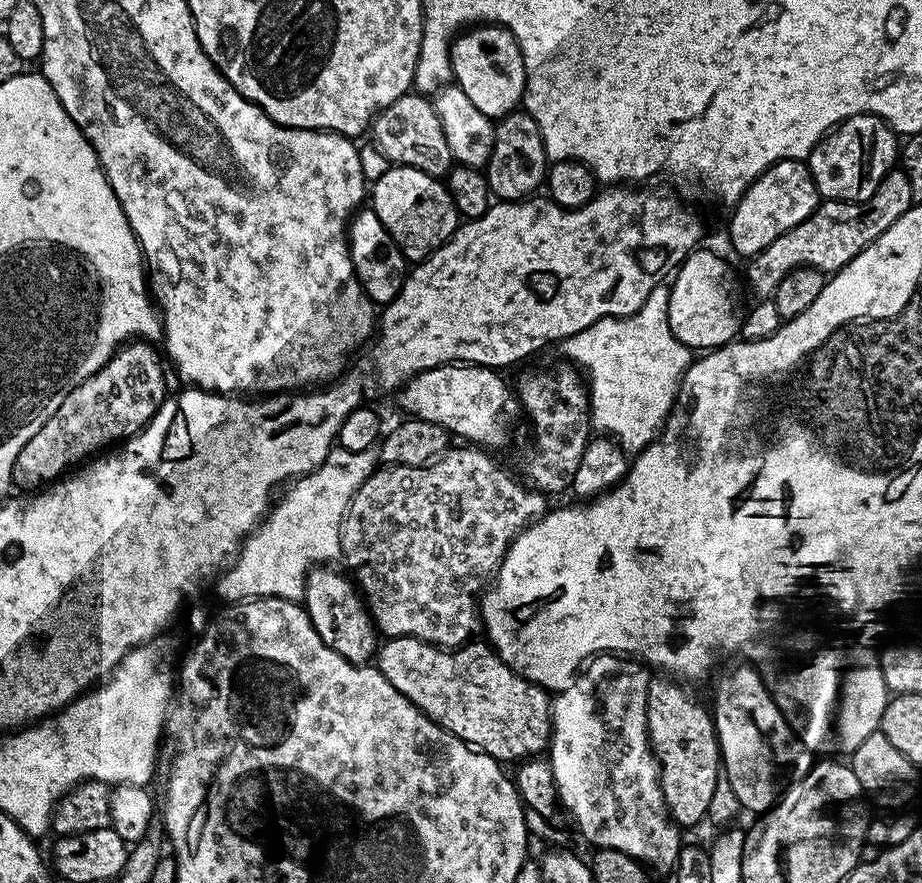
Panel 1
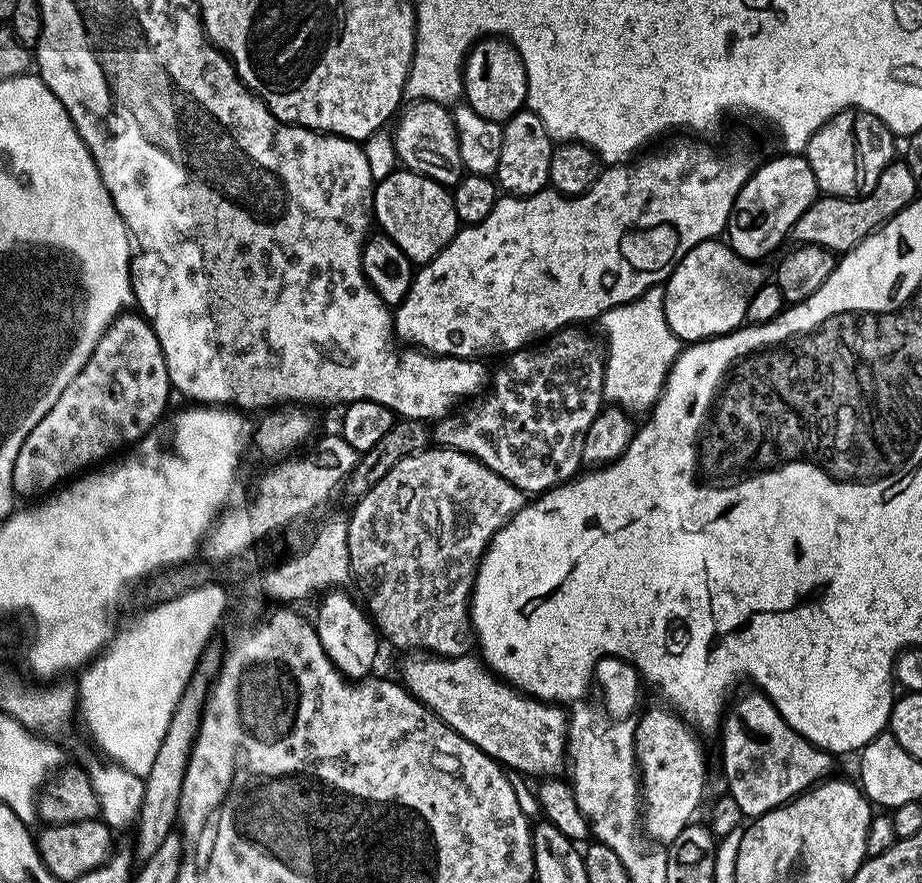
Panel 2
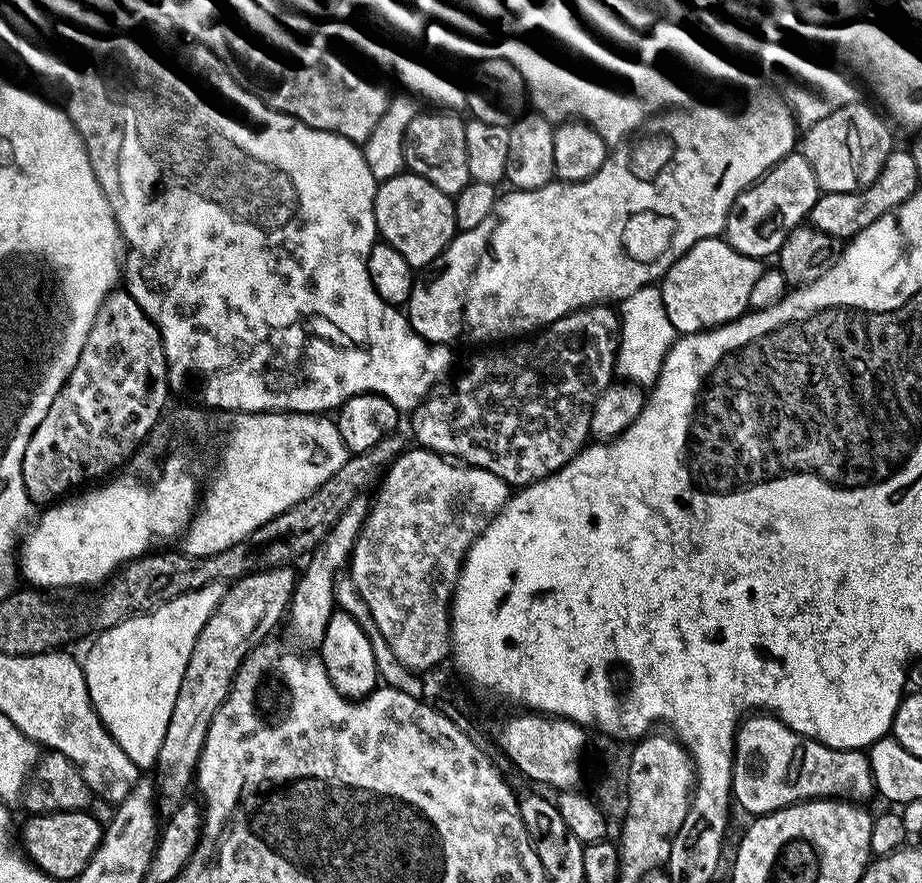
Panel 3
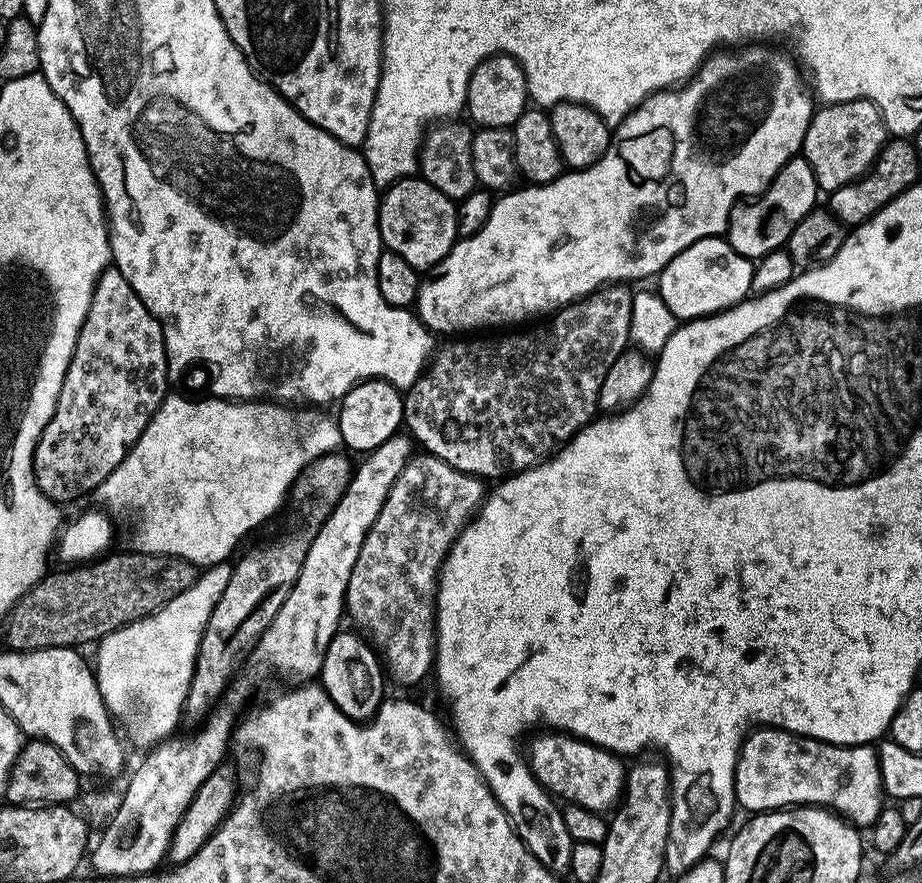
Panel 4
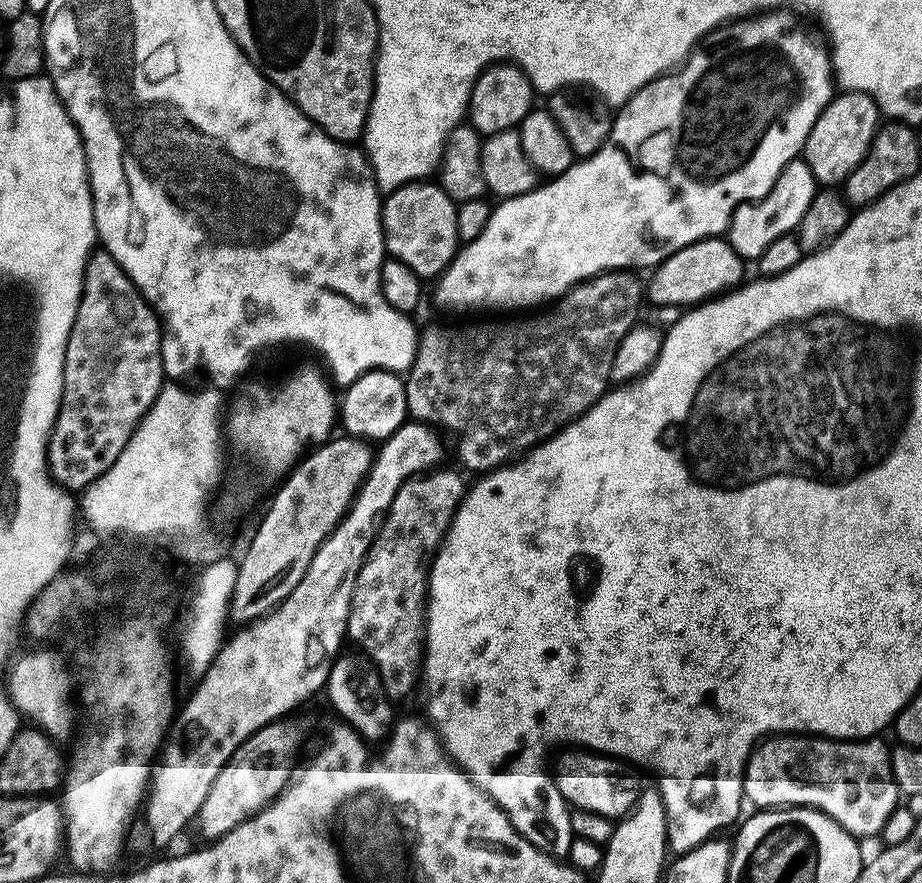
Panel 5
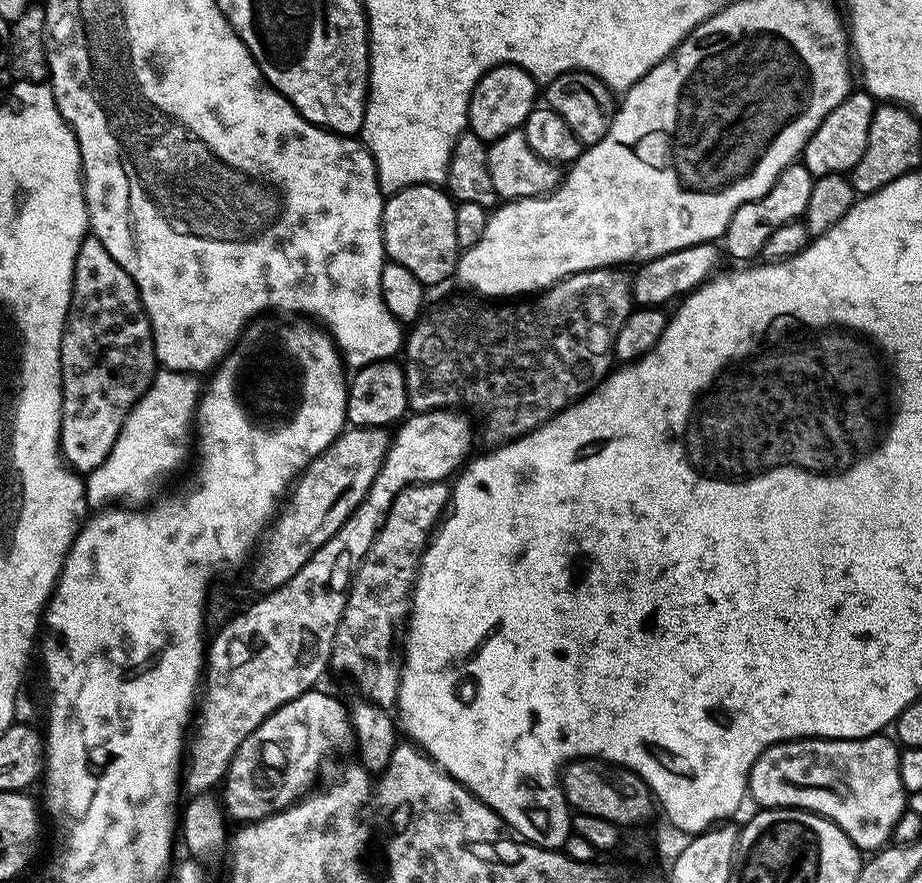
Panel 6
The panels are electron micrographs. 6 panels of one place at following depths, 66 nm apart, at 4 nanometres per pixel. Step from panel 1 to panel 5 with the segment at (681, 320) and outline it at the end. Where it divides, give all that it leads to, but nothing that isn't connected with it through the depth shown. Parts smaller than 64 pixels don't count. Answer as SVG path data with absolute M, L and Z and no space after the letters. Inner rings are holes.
M727 239L699 240L656 265L649 275L653 276L646 280L646 296L653 300L653 305L668 305L684 310L731 292L745 279L744 267L745 261Z

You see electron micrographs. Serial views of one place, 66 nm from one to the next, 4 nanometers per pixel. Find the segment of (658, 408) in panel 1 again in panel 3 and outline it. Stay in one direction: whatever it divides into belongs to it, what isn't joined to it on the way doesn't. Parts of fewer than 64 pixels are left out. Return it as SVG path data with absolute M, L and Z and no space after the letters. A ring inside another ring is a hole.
M648 285L621 301L620 344L616 356L616 372L625 381L650 386L660 376L666 354L674 345L678 333L666 315L662 296L657 285Z

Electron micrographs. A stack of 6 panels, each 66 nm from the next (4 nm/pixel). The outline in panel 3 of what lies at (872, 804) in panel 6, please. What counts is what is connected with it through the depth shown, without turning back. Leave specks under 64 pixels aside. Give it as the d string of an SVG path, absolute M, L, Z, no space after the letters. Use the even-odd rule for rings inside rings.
M752 714L741 720L736 730L736 749L732 752L732 799L751 814L776 812L801 800L839 798L849 802L868 802L874 796L872 771L867 755L854 748L831 748L809 736L788 728L771 714Z

